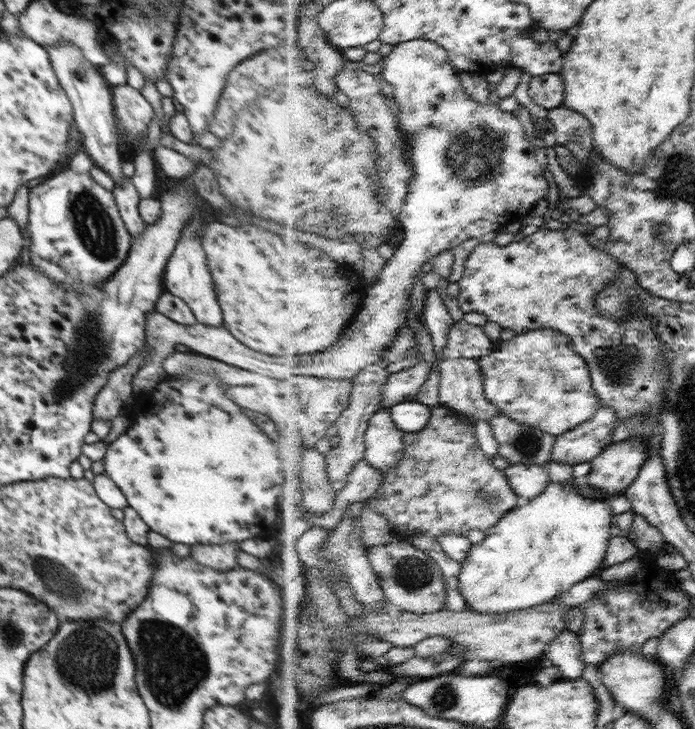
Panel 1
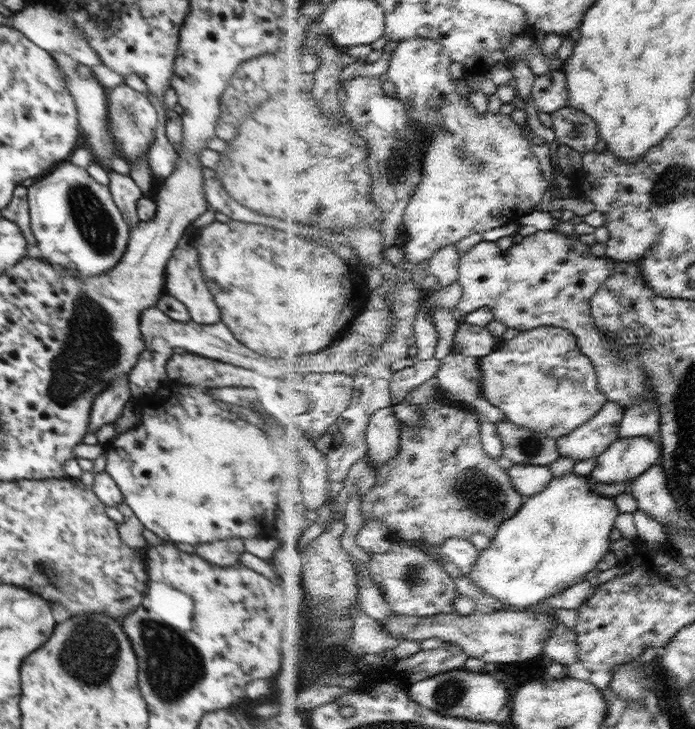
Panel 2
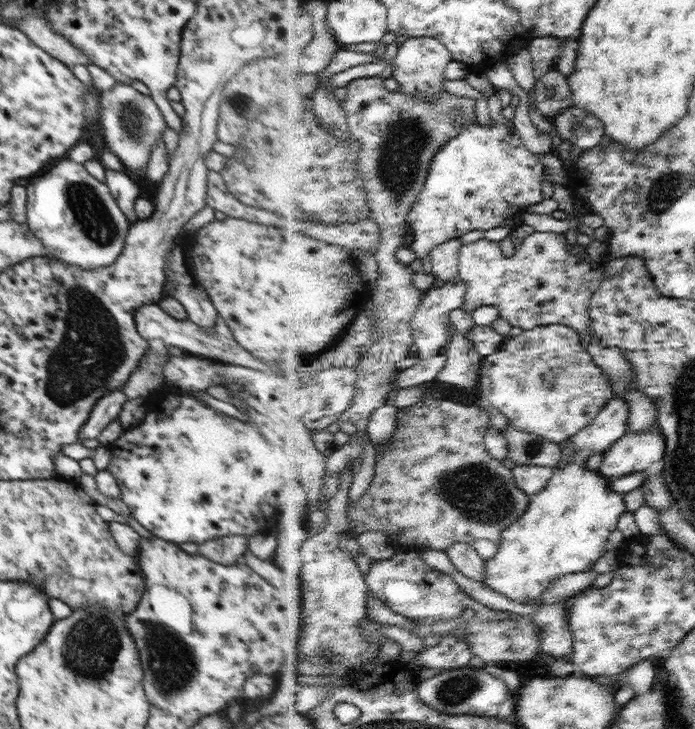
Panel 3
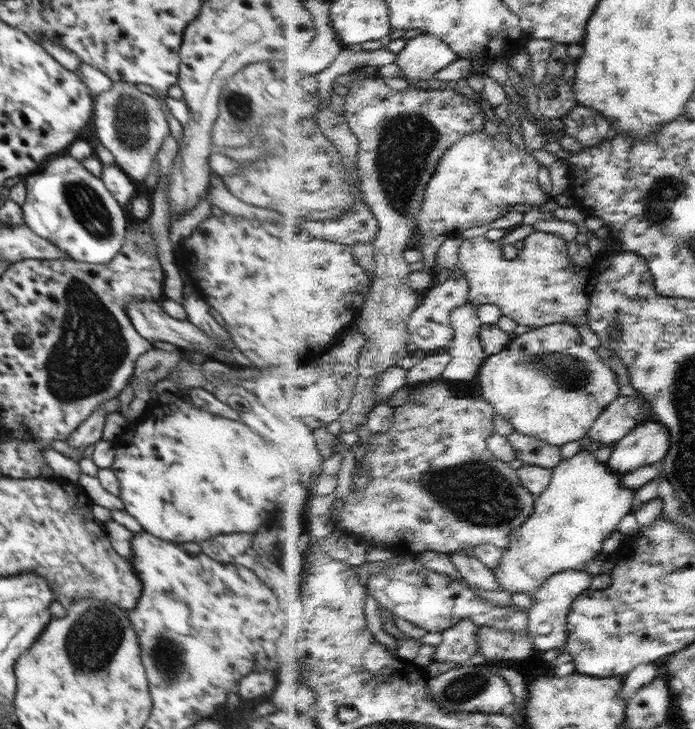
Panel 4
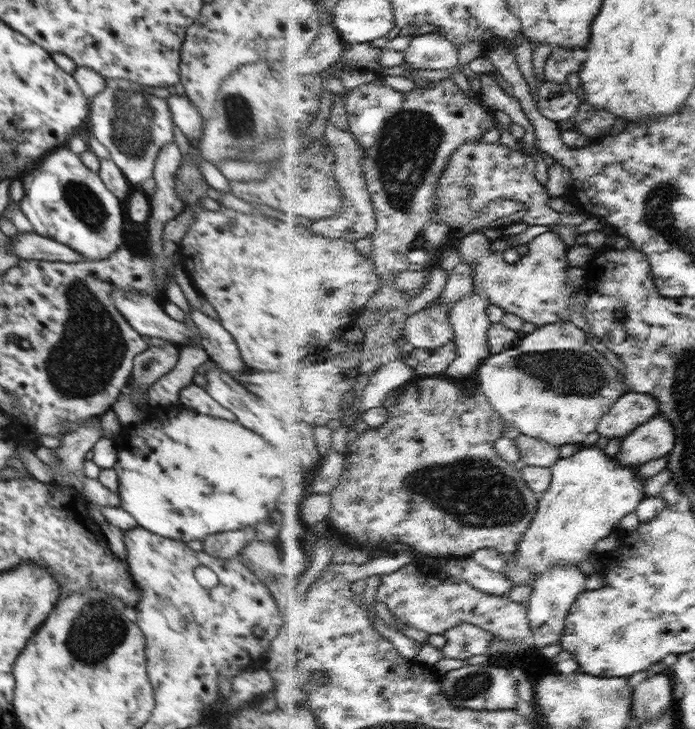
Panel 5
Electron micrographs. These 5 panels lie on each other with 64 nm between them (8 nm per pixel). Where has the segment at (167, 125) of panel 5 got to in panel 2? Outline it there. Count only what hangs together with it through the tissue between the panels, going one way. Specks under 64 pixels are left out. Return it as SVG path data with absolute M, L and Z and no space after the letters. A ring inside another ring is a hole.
M125 82L106 91L109 108L108 124L115 138L115 144L118 144L118 150L122 150L128 162L136 162L147 154L154 141L155 130L158 129L156 109L146 94L132 89Z

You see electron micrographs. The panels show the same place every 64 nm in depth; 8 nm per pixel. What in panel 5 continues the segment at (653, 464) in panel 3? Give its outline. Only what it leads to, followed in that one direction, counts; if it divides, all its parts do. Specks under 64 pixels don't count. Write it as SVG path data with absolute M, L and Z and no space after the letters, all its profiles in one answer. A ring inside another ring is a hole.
M659 414L623 439L616 455L624 467L641 467L662 456L670 456L676 441L674 423L663 414Z

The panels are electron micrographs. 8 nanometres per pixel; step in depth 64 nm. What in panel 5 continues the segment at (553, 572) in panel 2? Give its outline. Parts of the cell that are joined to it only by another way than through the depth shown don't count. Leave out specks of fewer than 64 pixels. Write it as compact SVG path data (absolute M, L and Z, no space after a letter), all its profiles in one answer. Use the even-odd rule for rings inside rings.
M604 442L594 445L581 446L572 457L563 458L552 467L553 481L548 492L539 499L539 513L536 515L530 529L519 544L519 552L512 556L512 568L507 575L515 584L535 586L537 581L557 564L584 564L586 556L596 553L598 542L612 536L619 528L620 522L639 509L640 503L646 498L646 480L638 479L638 466L624 467L617 455L608 457L604 451Z

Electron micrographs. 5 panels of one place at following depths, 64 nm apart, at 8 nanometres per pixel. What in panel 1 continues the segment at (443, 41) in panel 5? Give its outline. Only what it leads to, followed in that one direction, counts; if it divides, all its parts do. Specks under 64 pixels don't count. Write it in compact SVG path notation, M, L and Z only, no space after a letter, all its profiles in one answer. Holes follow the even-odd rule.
M414 39L395 45L394 50L384 59L385 68L382 76L395 86L394 97L400 103L402 110L400 120L403 133L408 137L407 148L409 148L415 176L412 177L411 192L401 214L400 227L405 237L394 256L387 261L379 280L373 286L369 286L369 293L361 311L356 315L355 321L348 326L343 338L332 346L332 349L326 349L325 352L314 356L306 354L297 360L282 360L246 348L222 325L212 327L198 322L190 325L178 324L154 310L147 313L144 328L145 344L151 350L146 355L146 361L142 363L141 369L133 376L131 381L133 394L149 395L155 391L156 386L168 375L162 368L162 364L175 352L174 347L178 345L185 346L192 354L220 360L229 366L250 371L259 381L266 377L279 381L288 376L296 378L298 375L353 380L364 369L382 362L384 354L398 341L400 330L408 319L409 298L414 292L416 280L419 276L425 275L426 262L431 262L432 258L445 250L458 248L470 238L482 238L490 232L510 226L512 222L524 222L536 210L542 198L551 199L548 174L538 162L538 146L528 140L526 128L516 115L516 111L515 114L514 111L504 112L500 108L500 103L493 105L490 100L486 104L476 102L476 98L472 98L472 92L462 84L460 71L451 61L447 47L433 40Z

